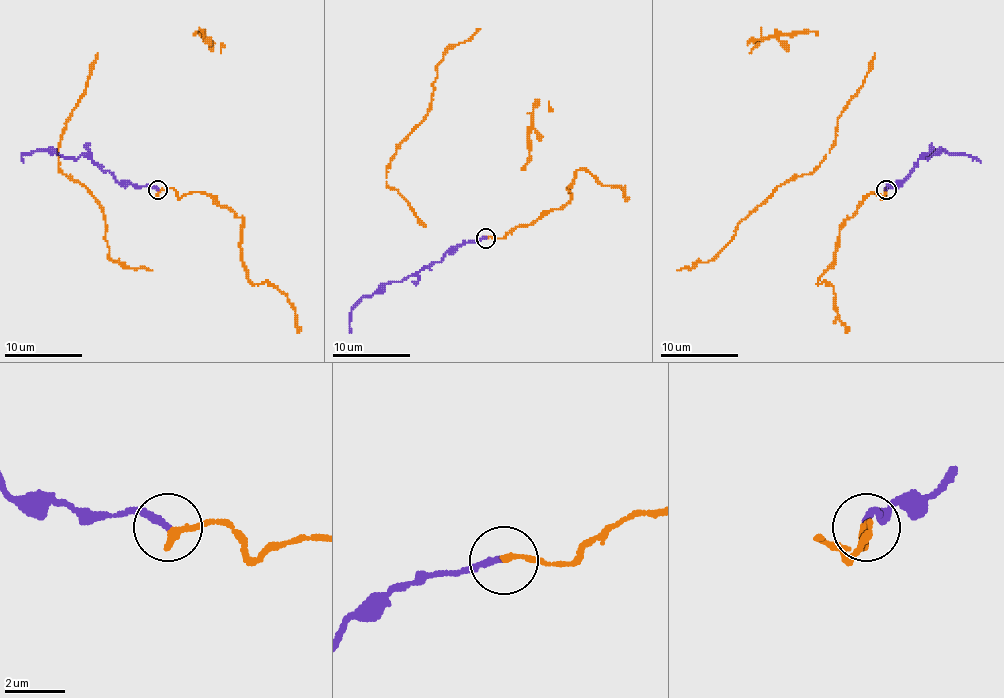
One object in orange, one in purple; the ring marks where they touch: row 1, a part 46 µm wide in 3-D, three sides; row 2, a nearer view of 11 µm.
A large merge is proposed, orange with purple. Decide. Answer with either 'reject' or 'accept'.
accept

